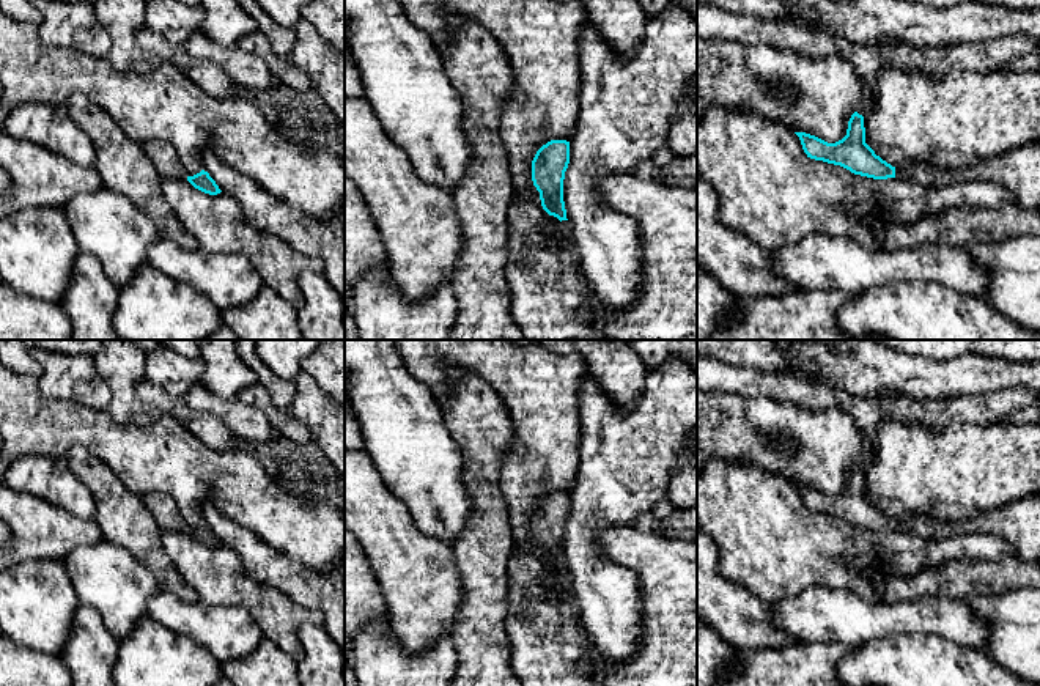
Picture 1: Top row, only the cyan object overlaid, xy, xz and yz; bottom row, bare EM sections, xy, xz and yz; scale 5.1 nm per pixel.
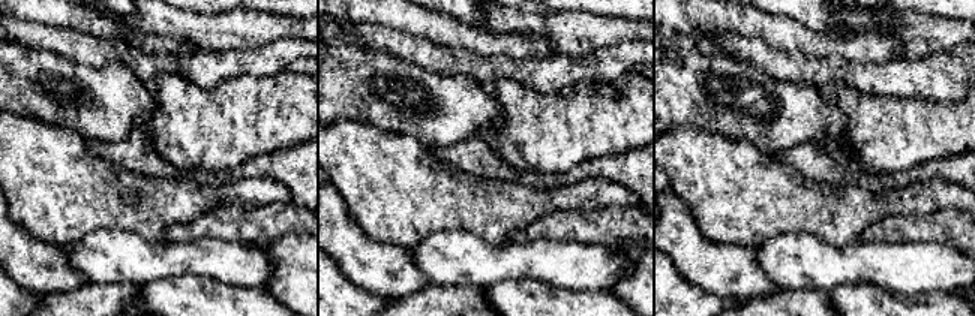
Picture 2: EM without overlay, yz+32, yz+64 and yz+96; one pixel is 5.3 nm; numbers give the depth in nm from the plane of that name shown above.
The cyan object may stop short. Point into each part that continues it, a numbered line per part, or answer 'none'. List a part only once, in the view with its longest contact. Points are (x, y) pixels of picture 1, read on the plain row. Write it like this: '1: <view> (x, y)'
1: xz (549, 647)

